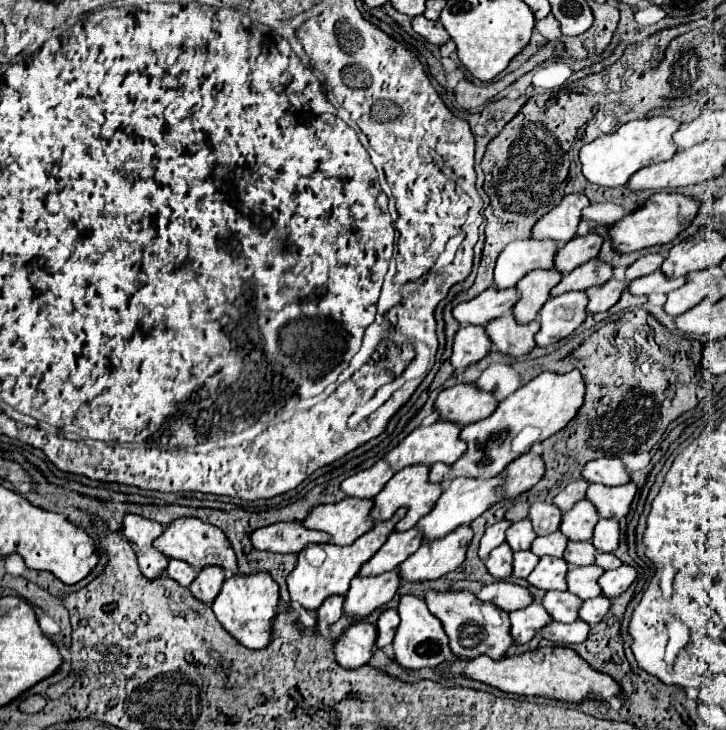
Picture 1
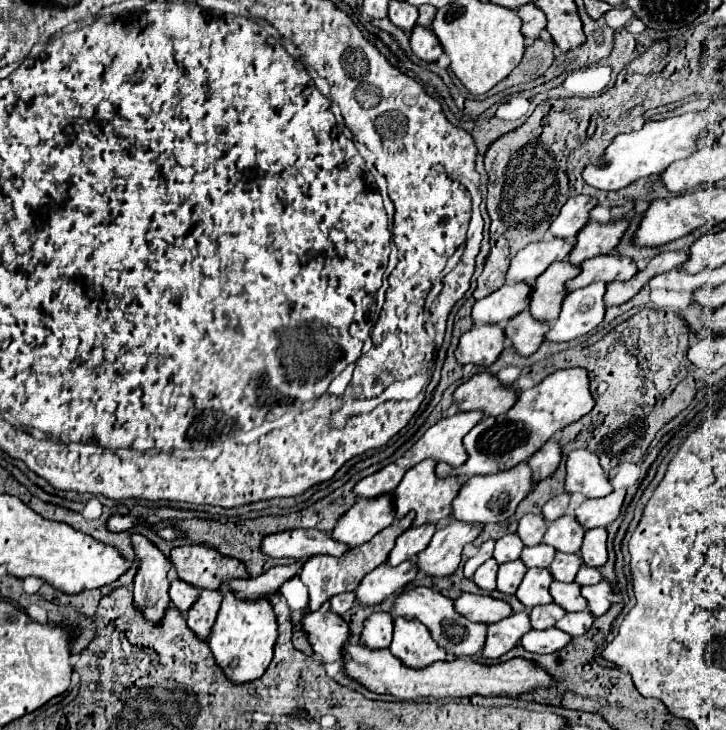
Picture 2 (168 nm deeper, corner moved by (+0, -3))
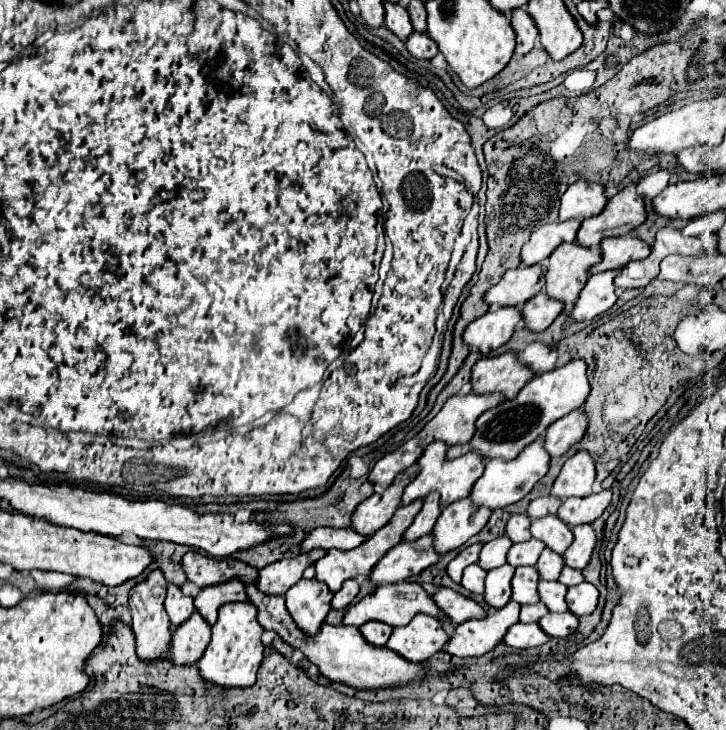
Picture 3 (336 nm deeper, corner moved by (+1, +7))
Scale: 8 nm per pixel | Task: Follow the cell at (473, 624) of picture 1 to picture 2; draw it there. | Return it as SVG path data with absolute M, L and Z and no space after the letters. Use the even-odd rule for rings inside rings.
M419 586L419 588L413 588L409 592L401 592L395 600L395 606L391 610L393 618L397 616L405 616L405 618L417 618L421 620L433 640L445 648L445 652L453 652L455 656L473 656L477 658L481 654L481 648L485 646L485 630L487 630L487 624L473 624L471 620L465 620L465 616L461 616L459 612L455 612L453 608L453 598L447 598L443 596L441 592L435 592L431 588L425 588L425 586Z

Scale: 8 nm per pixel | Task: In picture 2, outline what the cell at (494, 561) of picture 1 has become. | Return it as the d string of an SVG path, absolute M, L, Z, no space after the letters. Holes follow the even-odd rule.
M489 558L487 562L483 562L477 568L475 576L473 576L475 584L479 588L483 588L483 590L495 590L495 586L497 586L497 568L499 568L499 564L493 558Z

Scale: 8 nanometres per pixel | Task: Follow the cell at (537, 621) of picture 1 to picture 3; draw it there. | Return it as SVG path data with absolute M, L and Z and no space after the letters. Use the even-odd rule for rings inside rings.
M510 600L500 610L488 610L482 620L468 620L464 624L458 624L452 638L444 646L444 652L460 658L482 656L490 652L496 644L502 642L506 630L518 622L518 612L520 606Z

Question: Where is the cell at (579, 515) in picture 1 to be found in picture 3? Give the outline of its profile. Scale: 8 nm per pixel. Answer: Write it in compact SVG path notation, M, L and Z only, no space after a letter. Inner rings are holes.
M554 514L532 520L530 532L536 540L544 542L546 548L550 548L556 554L564 554L568 548L568 542L572 542L572 530Z

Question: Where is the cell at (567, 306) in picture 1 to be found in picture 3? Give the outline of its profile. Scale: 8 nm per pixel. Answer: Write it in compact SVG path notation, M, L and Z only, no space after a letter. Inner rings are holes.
M606 270L600 274L592 274L586 282L586 286L580 292L580 298L576 300L574 308L570 310L570 316L578 322L592 320L598 314L606 312L608 308L614 306L616 302L616 288L614 288L614 278L618 270Z

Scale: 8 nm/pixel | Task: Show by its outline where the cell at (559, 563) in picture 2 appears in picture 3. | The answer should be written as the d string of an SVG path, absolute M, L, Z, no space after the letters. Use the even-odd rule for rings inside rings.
M544 550L536 562L536 570L540 580L556 580L564 568L564 560L560 554L552 554L552 550Z

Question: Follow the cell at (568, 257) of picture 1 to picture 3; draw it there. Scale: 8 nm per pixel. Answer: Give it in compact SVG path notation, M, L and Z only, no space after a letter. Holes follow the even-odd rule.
M628 184L608 200L604 212L590 216L578 230L578 244L594 248L604 238L630 234L646 220L646 204L636 194L636 184Z

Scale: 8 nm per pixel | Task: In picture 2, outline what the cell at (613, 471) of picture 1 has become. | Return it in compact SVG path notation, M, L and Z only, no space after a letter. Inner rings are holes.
M573 450L567 460L565 492L579 492L587 498L601 498L613 490L607 472L601 468L599 458L589 450Z

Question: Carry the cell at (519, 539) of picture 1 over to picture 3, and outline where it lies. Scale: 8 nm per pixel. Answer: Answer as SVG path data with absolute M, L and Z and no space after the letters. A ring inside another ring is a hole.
M498 536L492 542L484 544L480 550L478 566L482 566L488 572L488 570L494 570L494 568L506 564L506 554L508 554L510 546L512 546L512 542L506 536Z

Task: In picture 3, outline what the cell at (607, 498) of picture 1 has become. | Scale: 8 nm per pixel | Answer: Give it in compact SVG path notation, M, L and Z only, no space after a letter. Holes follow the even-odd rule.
M602 490L586 498L566 498L562 500L562 506L558 508L556 516L570 528L580 524L592 524L610 504L610 498L612 498L610 490Z

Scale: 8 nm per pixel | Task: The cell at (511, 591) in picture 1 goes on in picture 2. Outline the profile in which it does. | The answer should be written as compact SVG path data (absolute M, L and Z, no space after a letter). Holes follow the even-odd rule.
M461 594L455 600L455 608L459 614L467 616L473 622L493 624L513 614L513 608L505 600L497 600L487 594Z

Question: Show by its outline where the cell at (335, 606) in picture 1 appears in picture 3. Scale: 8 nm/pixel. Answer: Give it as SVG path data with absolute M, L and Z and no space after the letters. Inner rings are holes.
M346 580L344 586L334 594L334 598L332 598L332 608L336 608L336 610L348 608L348 606L352 604L352 600L356 598L358 590L360 590L360 586L358 586L356 580Z

